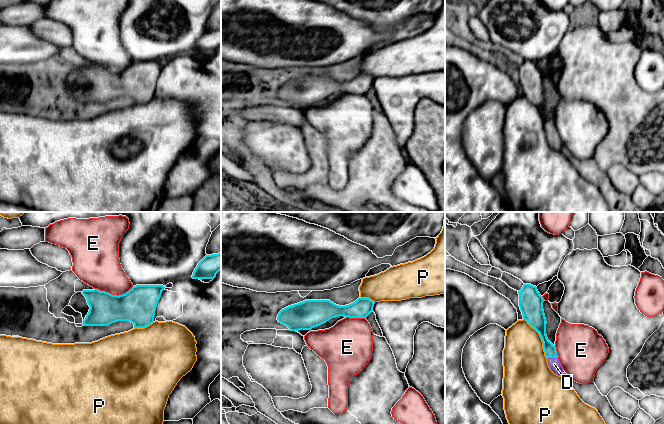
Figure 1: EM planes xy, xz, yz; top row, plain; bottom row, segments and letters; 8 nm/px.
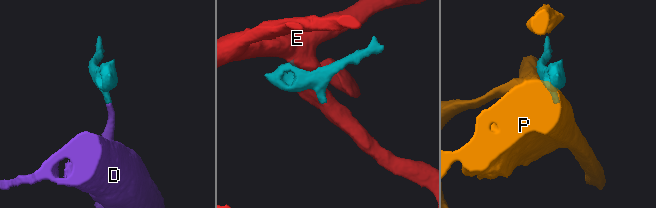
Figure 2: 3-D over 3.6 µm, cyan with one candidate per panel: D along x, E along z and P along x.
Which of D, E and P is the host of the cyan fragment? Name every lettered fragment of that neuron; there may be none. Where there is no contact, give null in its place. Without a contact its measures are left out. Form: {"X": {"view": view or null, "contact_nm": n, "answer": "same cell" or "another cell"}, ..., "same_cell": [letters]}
{"D": {"view": "yz", "contact_nm": 90, "answer": "same cell"}, "E": {"view": "xy", "contact_nm": 320, "answer": "another cell"}, "P": {"view": "yz", "contact_nm": 380, "answer": "another cell"}, "same_cell": ["D"]}

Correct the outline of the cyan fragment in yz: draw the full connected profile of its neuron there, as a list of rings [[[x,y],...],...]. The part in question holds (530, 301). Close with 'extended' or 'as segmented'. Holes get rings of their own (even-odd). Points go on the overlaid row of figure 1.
[[[524,284],[518,294],[523,319],[539,333],[550,370],[554,374],[562,376],[563,368],[558,359],[556,347],[548,340],[546,335],[547,322],[543,310],[543,297],[538,292],[537,287],[531,284]]] | extended

